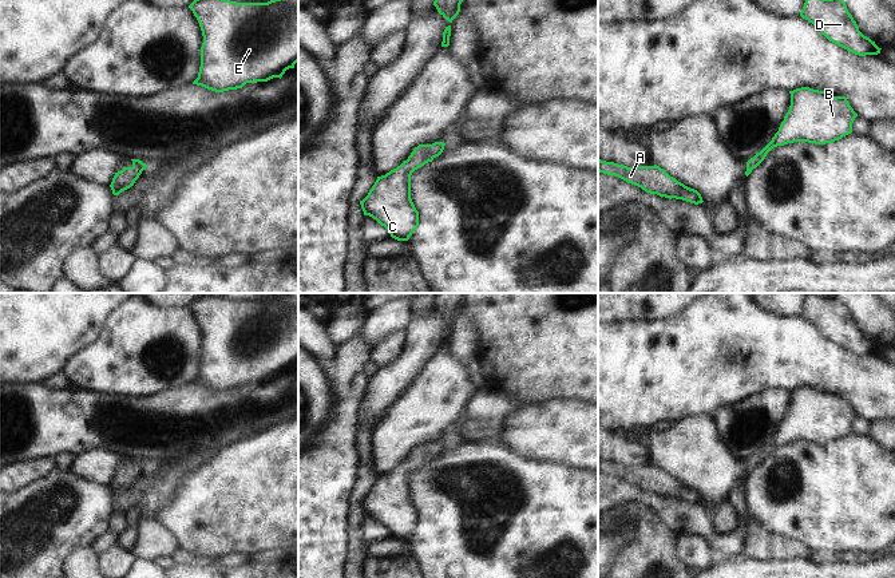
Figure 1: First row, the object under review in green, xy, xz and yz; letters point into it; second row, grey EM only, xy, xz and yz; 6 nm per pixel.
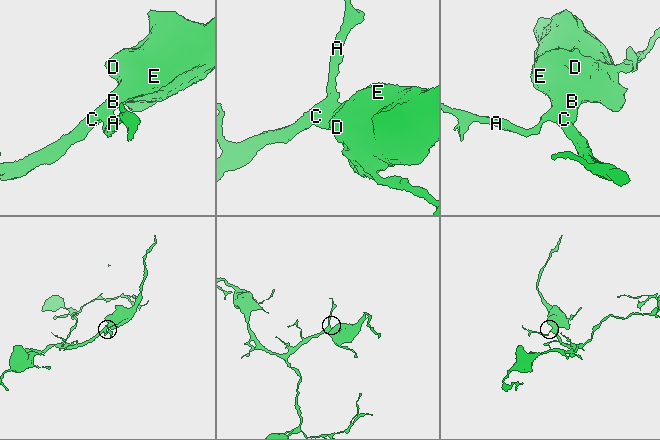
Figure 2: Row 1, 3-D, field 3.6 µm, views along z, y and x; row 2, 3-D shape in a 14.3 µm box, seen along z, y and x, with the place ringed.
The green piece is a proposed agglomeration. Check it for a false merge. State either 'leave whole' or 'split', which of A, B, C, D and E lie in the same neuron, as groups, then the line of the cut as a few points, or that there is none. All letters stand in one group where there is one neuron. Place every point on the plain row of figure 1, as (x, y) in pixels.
leave whole; A B C D E; no cut

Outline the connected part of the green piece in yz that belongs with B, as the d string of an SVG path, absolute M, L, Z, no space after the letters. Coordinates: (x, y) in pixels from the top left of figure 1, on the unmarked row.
M809 387L789 391L791 405L772 440L747 462L748 476L777 446L793 442L832 443L852 432L858 413L846 396L832 396Z

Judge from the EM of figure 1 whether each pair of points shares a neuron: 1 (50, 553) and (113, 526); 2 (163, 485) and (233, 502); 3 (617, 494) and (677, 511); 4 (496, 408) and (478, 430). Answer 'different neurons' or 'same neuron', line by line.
1: different neurons
2: different neurons
3: same neuron
4: same neuron

